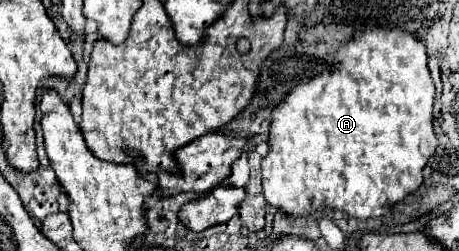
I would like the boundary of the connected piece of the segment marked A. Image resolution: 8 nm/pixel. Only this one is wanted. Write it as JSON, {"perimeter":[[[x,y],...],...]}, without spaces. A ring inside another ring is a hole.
{"perimeter":[[[376,26],[365,29],[363,33],[357,33],[347,45],[339,49],[335,57],[335,69],[331,73],[321,73],[307,83],[299,83],[287,93],[285,101],[275,107],[271,133],[269,133],[269,153],[263,157],[263,163],[261,163],[265,201],[289,217],[317,215],[321,213],[321,209],[339,209],[341,213],[345,213],[345,217],[353,217],[353,219],[383,217],[387,211],[391,211],[393,205],[409,197],[423,183],[421,171],[427,165],[429,157],[435,153],[439,143],[433,131],[433,101],[435,101],[435,87],[427,69],[427,53],[425,53],[425,47],[413,35],[401,29],[389,28],[389,26]]]}

